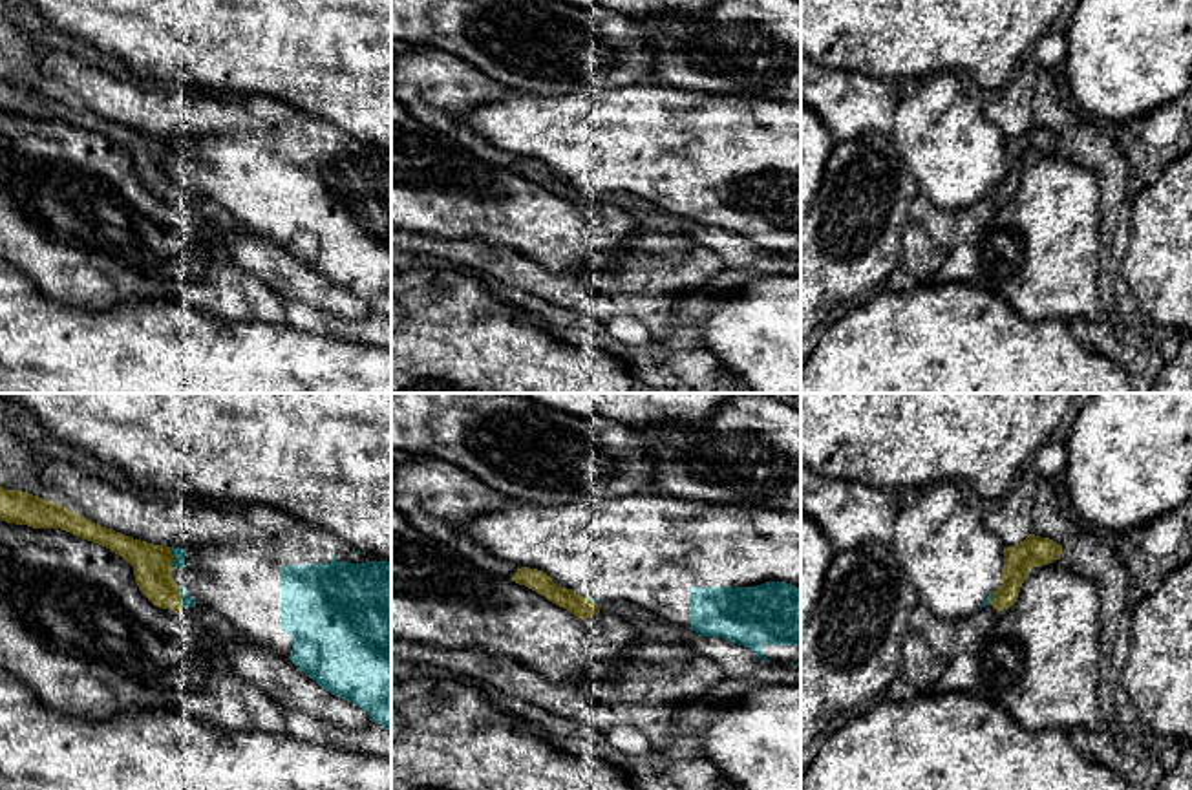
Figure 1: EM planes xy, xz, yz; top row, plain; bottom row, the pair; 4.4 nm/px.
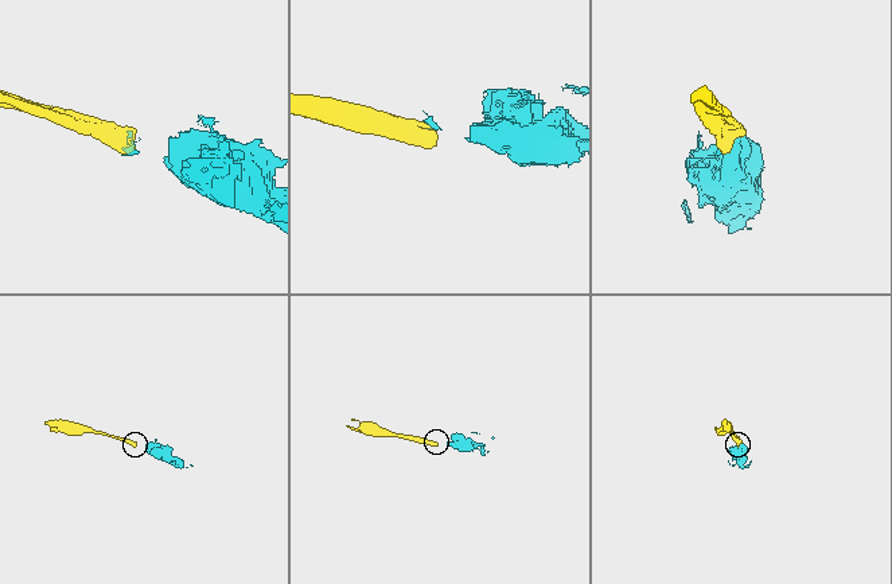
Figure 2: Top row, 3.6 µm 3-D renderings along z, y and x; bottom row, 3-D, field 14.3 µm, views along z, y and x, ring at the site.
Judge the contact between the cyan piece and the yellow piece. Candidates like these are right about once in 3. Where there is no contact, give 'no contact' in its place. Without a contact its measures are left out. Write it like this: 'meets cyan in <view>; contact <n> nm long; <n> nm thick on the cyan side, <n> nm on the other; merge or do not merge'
meets cyan in xy; contact 100 nm long; 50 nm thick on the cyan side, 180 nm on the other; do not merge

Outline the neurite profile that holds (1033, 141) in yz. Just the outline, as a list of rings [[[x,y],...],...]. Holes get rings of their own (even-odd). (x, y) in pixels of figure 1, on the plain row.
[[[1029,124],[1024,132],[1013,137],[1004,137],[1002,176],[993,183],[991,196],[1000,203],[1011,198],[1020,183],[1027,163],[1033,157],[1042,157],[1060,150],[1062,135]]]

